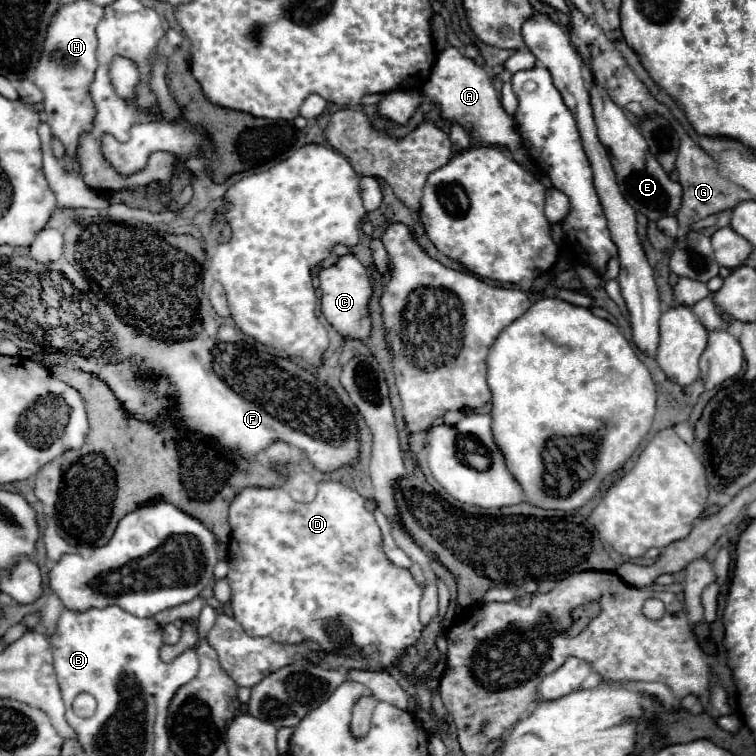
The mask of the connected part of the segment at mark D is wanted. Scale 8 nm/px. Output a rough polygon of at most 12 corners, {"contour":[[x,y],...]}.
{"contour":[[363,496],[231,502],[233,618],[323,664],[389,670],[421,586]]}

